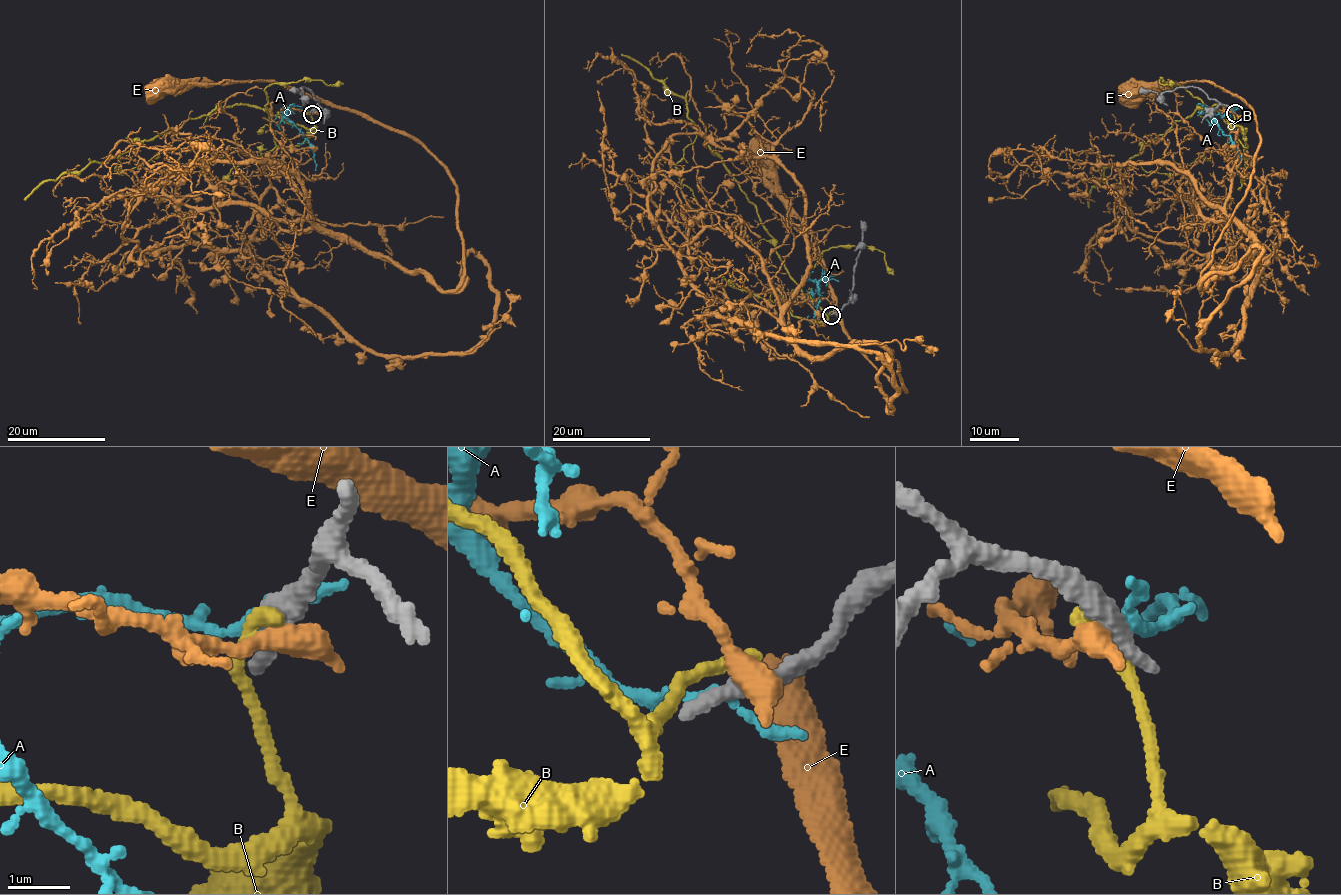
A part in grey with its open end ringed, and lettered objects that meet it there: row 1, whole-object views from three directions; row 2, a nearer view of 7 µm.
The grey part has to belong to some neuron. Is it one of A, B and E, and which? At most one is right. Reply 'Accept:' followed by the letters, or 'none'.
Accept: none

